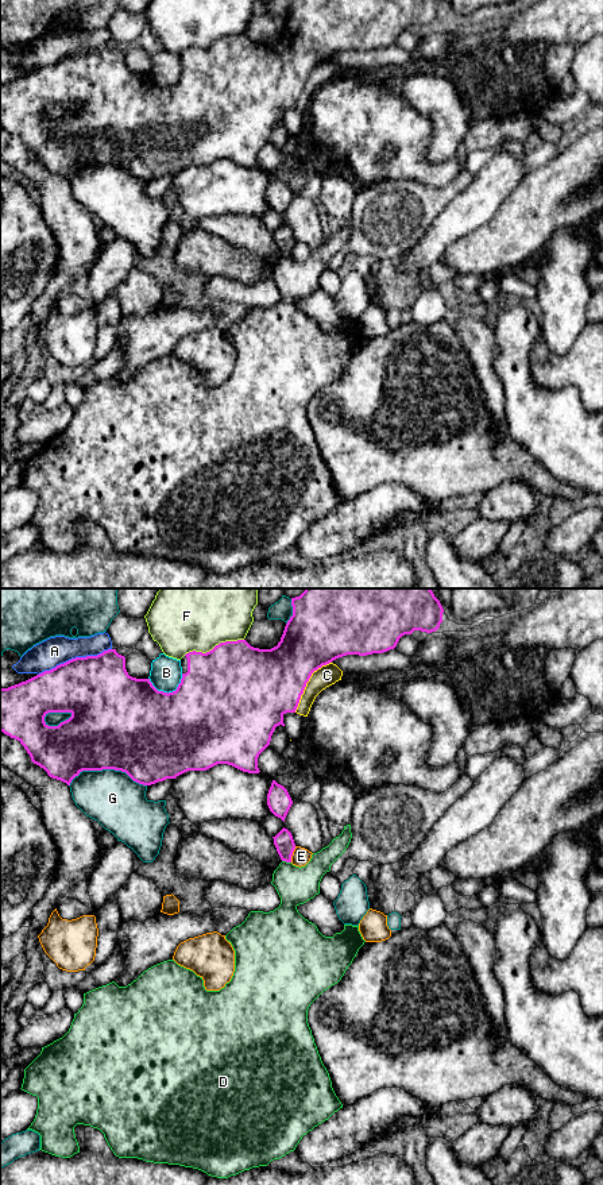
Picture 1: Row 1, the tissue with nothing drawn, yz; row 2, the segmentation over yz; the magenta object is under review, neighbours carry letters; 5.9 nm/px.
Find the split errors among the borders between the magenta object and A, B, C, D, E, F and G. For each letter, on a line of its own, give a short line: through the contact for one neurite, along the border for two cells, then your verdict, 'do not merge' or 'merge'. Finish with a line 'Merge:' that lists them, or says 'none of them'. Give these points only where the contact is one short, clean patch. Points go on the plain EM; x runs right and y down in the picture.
A: do not merge
B: do not merge
C: do not merge
D: yz (282, 255), (290, 258) | do not merge
E: yz (296, 242), (290, 257) | do not merge
F: do not merge
G: do not merge
Merge: none of them

